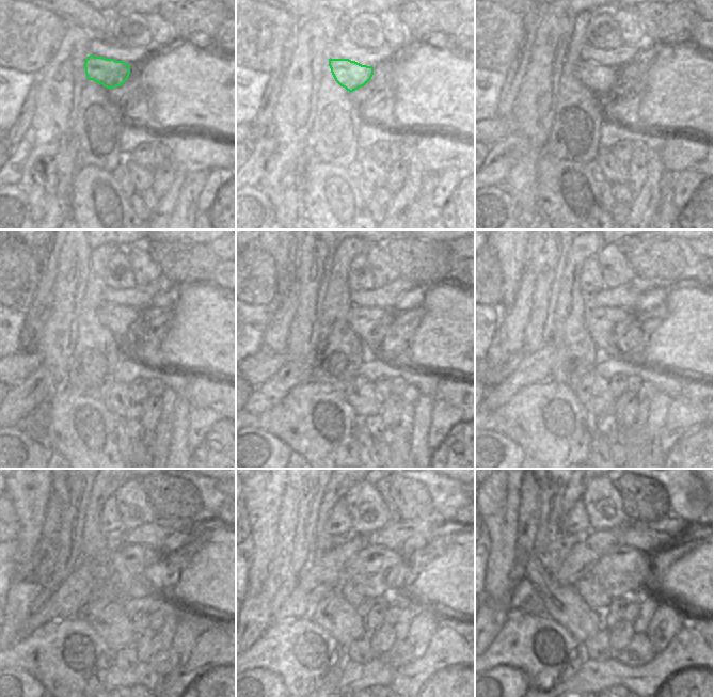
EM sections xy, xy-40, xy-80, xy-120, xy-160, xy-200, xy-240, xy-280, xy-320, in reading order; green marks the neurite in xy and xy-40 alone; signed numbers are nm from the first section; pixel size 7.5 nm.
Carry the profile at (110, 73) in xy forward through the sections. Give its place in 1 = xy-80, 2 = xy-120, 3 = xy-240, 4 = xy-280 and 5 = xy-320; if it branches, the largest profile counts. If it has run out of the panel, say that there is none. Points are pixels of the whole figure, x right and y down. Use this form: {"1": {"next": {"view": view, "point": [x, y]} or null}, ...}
{"1": {"next": {"view": "xy-80", "point": [599, 78]}}, "2": {"next": {"view": "xy-120", "point": [120, 319]}}, "3": {"next": {"view": "xy-240", "point": [130, 564]}}, "4": {"next": {"view": "xy-280", "point": [373, 572]}}, "5": {"next": {"view": "xy-320", "point": [622, 571]}}}

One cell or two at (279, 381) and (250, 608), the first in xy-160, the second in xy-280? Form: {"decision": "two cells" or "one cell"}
{"decision": "two cells"}

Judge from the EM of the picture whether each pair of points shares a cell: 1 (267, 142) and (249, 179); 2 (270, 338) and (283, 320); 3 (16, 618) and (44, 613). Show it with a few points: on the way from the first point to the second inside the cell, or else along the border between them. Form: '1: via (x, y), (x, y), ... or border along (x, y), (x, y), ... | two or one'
1: via (259, 152), (253, 170) | one
2: via (274, 334), (279, 325) | one
3: border along (33, 613), (24, 626), (19, 637) | two

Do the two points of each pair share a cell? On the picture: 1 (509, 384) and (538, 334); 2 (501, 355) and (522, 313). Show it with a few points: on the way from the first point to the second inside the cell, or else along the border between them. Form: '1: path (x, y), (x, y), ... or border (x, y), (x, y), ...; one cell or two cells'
1: border (550, 341), (527, 355); two cells
2: path (504, 345), (508, 339), (513, 323); one cell

